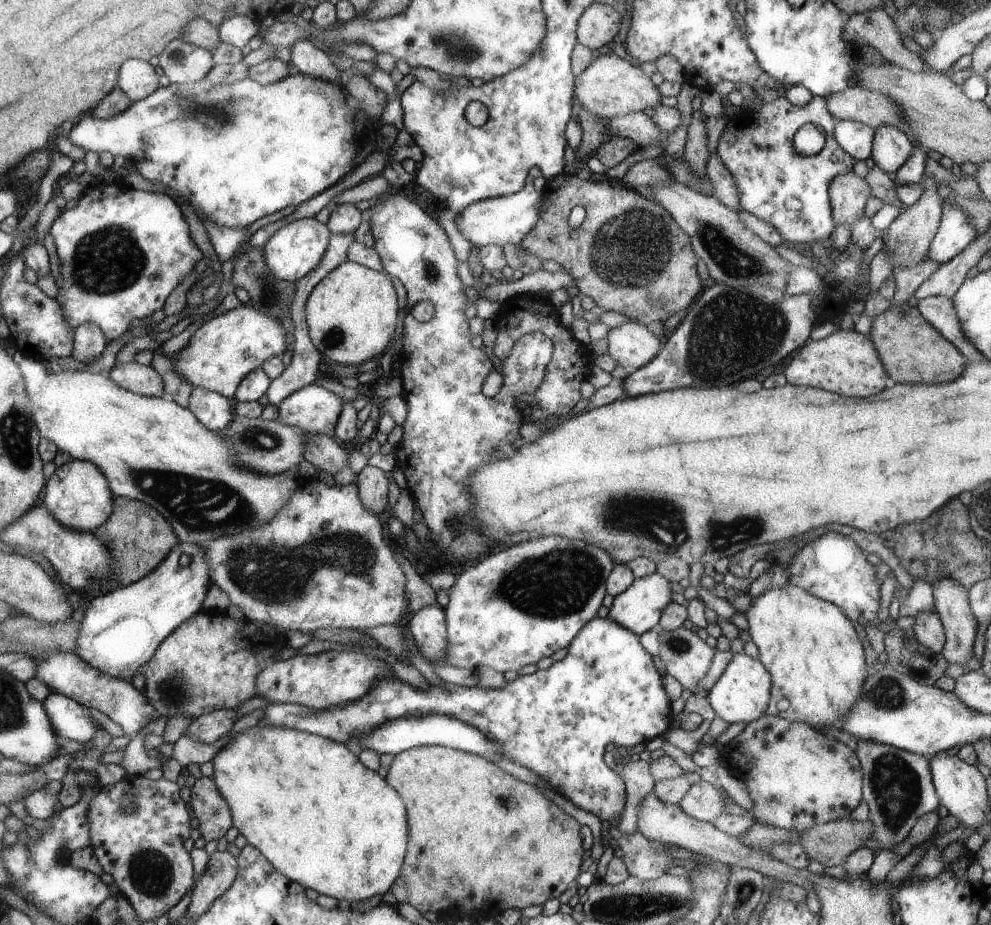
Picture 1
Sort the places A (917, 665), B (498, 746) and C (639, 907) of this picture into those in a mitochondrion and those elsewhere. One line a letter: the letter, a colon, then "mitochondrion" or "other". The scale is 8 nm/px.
A: mitochondrion
B: other
C: mitochondrion

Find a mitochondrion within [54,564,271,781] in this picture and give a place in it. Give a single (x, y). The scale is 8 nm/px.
(173, 690)

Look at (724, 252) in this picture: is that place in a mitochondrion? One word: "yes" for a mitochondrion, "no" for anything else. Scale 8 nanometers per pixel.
yes

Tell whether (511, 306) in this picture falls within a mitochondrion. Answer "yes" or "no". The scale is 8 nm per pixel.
no

